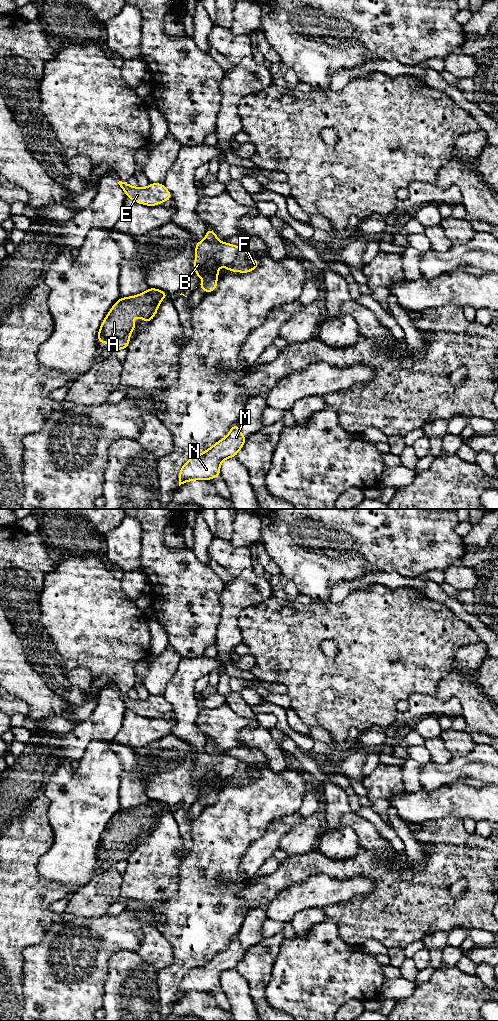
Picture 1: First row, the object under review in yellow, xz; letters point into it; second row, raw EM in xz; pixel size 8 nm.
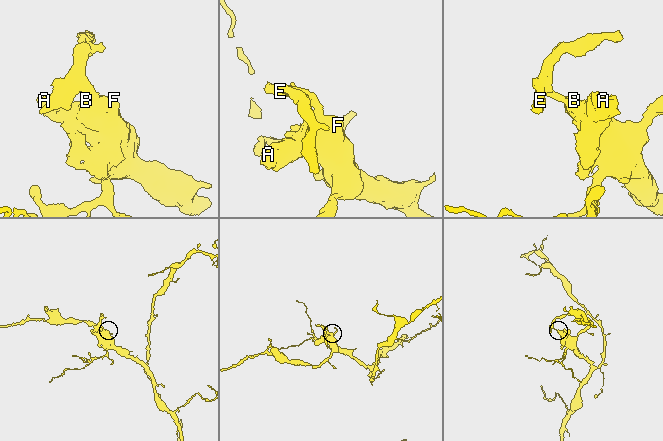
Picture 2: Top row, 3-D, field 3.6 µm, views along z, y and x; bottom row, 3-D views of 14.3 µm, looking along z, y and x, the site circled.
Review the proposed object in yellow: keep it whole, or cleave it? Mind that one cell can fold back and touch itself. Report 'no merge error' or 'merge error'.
merge error

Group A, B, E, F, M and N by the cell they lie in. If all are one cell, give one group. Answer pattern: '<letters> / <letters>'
A B F M N / E

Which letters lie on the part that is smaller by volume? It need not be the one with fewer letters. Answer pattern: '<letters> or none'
E

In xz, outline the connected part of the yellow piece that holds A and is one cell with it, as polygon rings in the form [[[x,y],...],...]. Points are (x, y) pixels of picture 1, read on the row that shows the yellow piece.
[[[149,288],[144,293],[127,298],[121,297],[111,308],[98,332],[98,342],[109,343],[113,351],[125,349],[130,343],[129,335],[135,329],[134,316],[149,323],[156,315],[159,304],[169,294]]]

